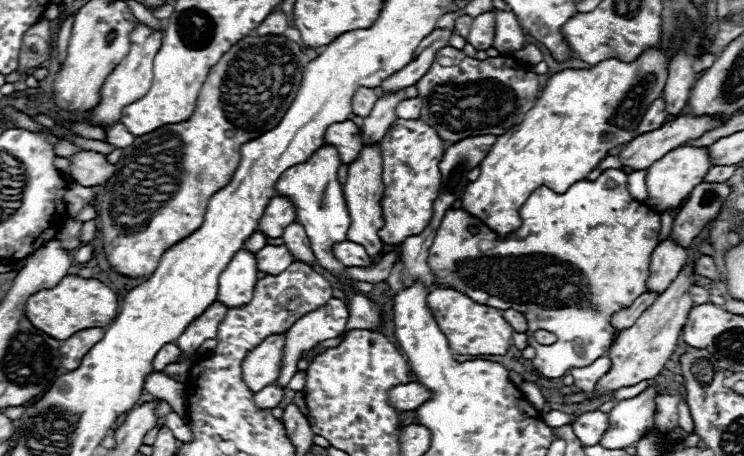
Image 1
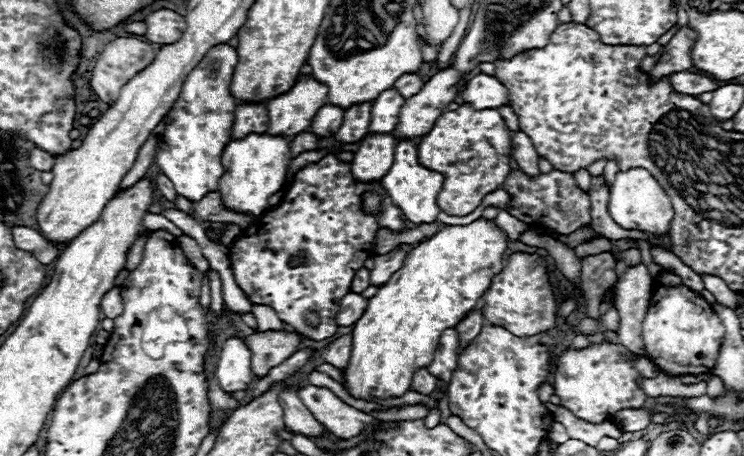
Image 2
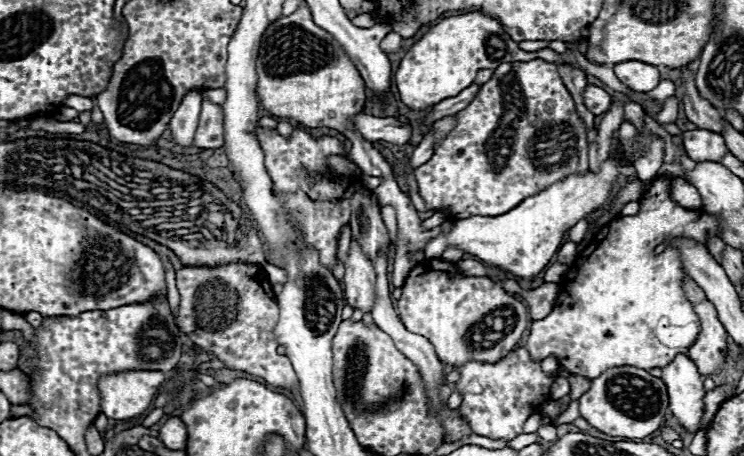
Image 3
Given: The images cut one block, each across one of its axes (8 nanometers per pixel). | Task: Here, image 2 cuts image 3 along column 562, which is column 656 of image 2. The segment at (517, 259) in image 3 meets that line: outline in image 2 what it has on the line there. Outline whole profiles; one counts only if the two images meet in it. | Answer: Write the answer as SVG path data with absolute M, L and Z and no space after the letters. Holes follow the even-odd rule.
M630 168L616 174L616 180L610 186L608 214L624 230L644 230L658 238L670 230L670 222L674 218L668 194L646 168Z

